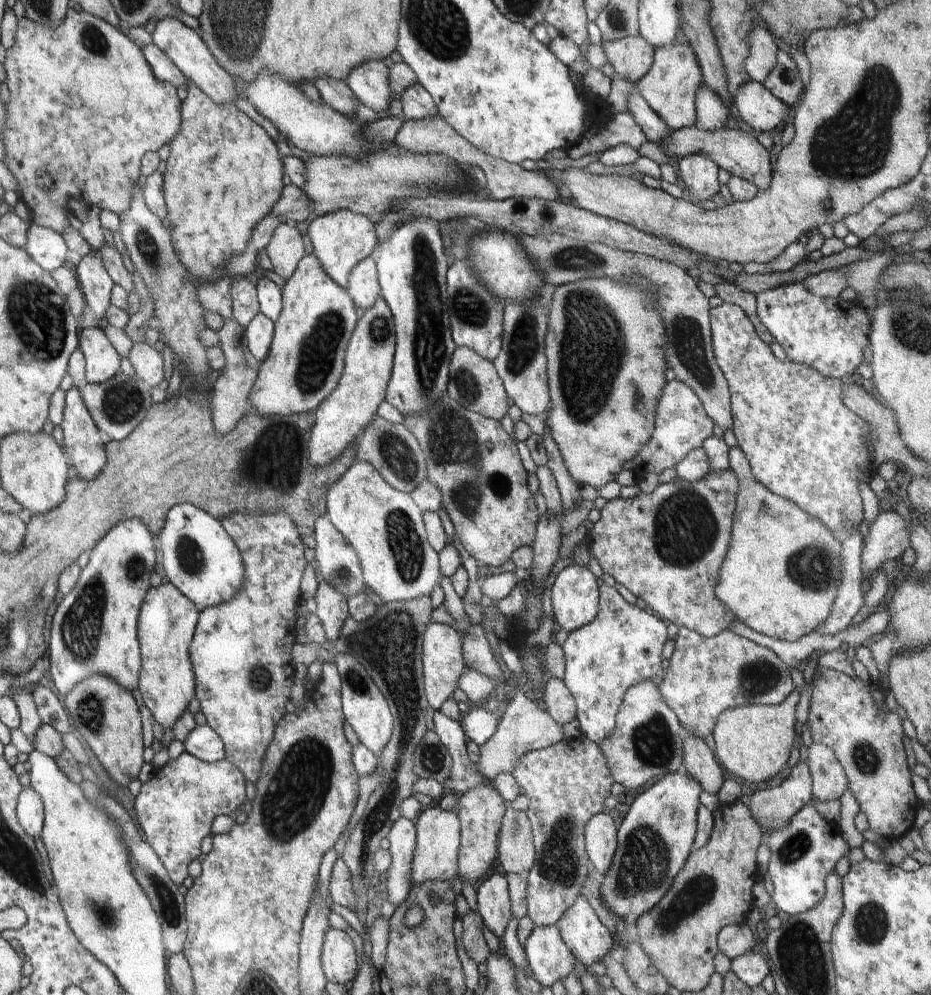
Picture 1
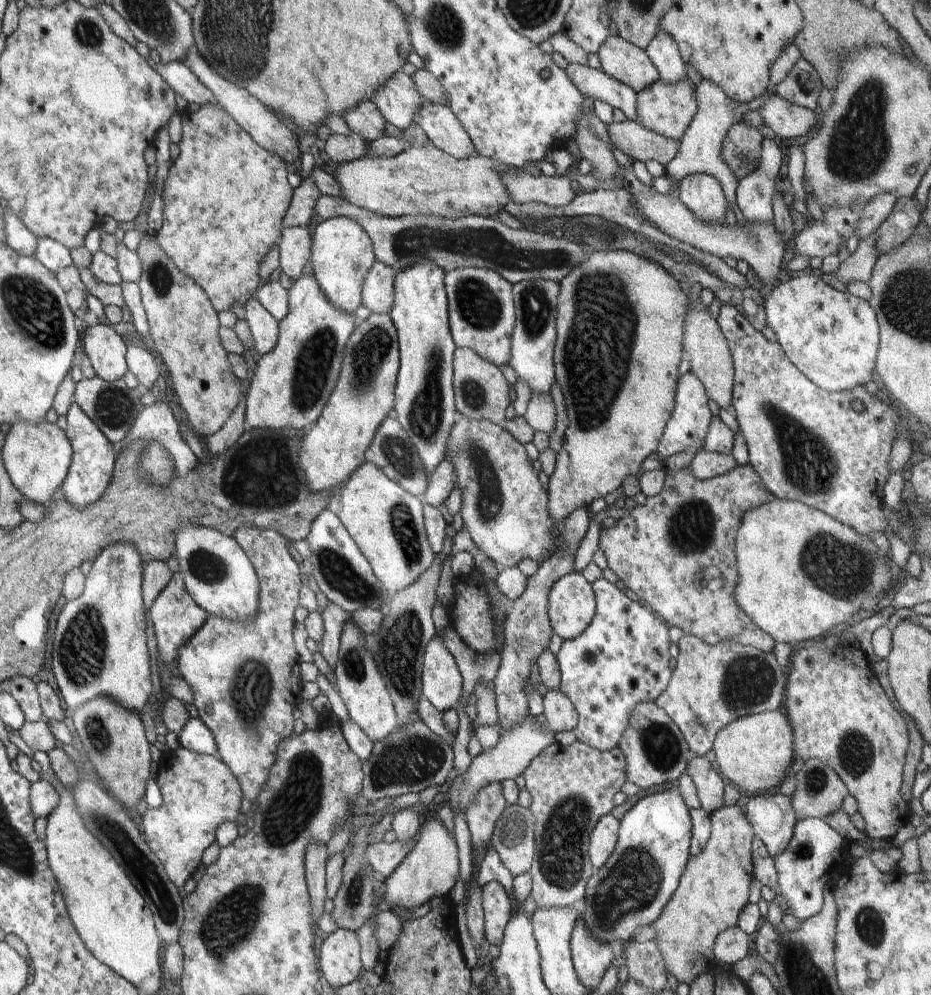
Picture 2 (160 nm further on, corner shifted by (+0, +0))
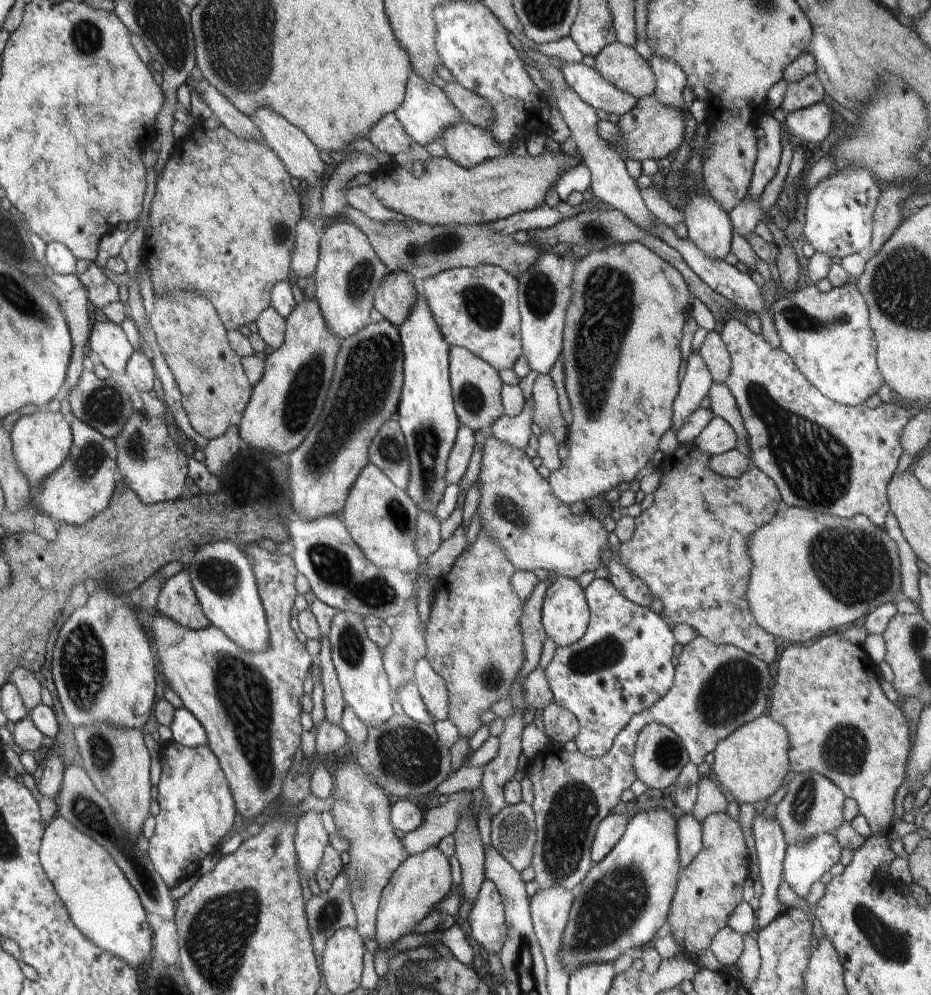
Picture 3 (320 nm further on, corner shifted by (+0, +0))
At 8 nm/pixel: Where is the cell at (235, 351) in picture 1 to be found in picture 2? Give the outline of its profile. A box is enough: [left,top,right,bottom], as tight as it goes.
[203,391,246,455]

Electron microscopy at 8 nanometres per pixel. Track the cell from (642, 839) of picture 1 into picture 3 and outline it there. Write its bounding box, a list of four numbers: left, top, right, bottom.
[559,809,680,976]

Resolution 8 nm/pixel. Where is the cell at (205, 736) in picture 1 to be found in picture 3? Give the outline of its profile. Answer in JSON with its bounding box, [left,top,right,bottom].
[168,707,208,748]

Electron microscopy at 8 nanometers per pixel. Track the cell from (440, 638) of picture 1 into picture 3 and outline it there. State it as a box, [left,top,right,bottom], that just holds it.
[413,658,448,721]

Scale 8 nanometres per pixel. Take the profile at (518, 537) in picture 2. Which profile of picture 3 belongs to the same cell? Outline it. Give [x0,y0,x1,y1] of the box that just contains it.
[478,436,609,579]

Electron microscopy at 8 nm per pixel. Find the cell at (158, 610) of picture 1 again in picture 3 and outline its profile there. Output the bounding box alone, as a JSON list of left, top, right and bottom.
[155,569,211,630]

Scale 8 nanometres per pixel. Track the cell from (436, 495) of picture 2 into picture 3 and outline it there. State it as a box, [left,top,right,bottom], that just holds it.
[447,424,475,484]

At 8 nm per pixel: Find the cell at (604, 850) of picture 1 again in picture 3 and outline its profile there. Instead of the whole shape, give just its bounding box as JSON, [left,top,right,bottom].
[591,813,630,864]

